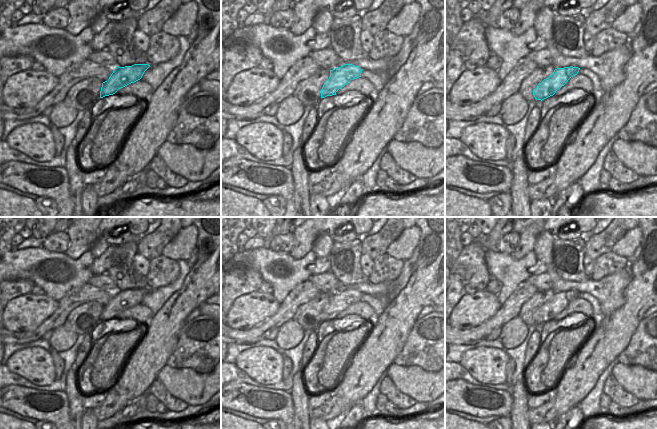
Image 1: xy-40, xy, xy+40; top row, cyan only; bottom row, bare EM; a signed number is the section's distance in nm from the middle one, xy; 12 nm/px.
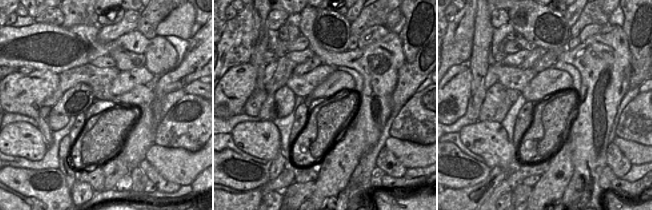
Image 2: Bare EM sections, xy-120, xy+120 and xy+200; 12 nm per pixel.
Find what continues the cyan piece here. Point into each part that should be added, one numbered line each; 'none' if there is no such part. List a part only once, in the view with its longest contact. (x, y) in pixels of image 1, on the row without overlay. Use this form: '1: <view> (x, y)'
none

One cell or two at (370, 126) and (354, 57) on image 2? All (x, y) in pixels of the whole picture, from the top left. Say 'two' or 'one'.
one

